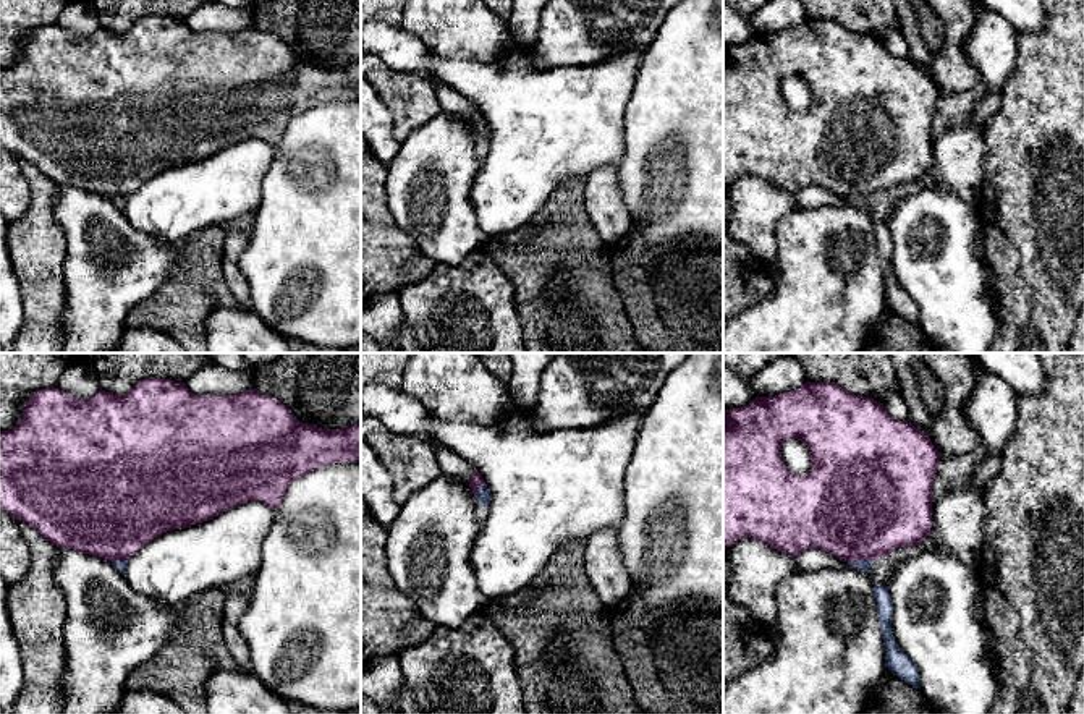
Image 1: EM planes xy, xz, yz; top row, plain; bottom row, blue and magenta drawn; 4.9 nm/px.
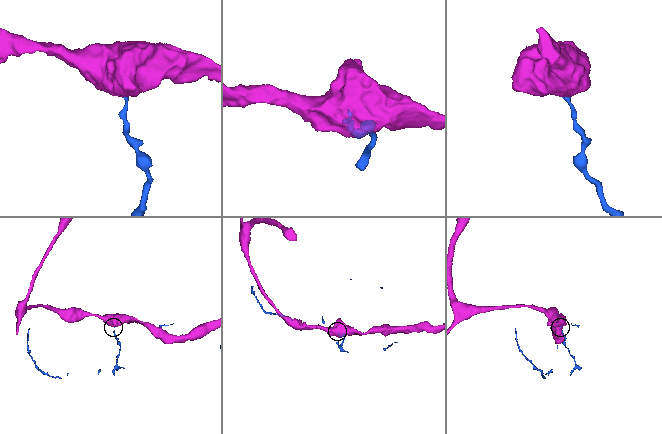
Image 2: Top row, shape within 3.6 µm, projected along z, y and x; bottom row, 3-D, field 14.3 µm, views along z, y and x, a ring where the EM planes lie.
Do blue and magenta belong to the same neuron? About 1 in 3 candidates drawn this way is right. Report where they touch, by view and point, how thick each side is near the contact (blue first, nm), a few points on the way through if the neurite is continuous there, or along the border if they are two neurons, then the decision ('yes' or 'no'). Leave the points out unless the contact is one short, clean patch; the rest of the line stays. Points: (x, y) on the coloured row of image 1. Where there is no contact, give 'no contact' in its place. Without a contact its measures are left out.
contact yz (859, 560); calibres 60 and 500 nm; border yz (872, 559), (858, 559), (848, 564); no

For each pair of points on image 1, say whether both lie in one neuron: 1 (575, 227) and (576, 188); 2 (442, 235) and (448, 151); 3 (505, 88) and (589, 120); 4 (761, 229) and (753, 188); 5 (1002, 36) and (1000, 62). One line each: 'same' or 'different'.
1: same
2: same
3: same
4: same
5: same

